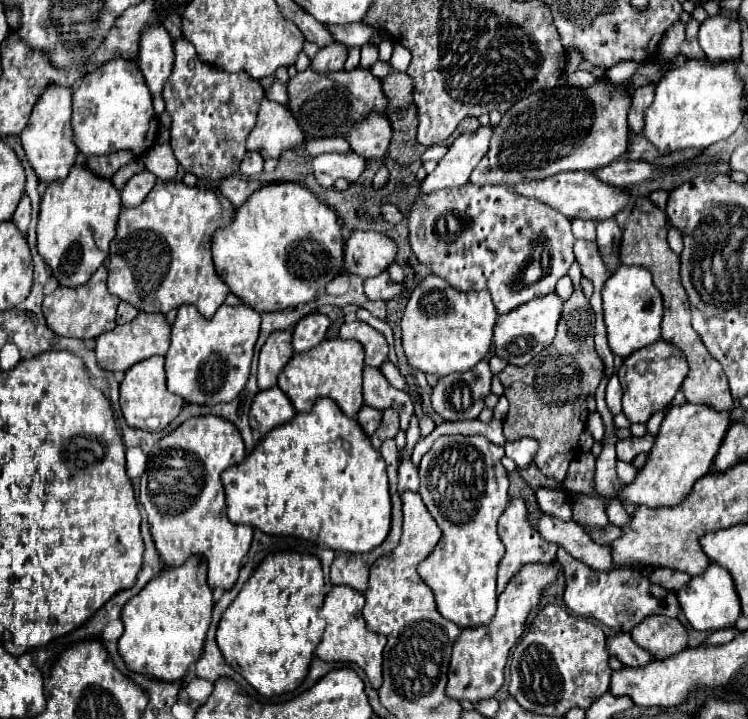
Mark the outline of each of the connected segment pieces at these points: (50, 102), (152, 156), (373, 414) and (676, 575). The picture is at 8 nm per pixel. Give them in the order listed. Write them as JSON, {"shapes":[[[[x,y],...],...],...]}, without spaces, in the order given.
{"shapes":[[[[61,85],[47,87],[39,97],[39,101],[35,103],[27,127],[19,135],[31,167],[35,169],[37,177],[47,183],[65,179],[77,159],[79,149],[73,141],[73,129],[71,129],[71,95],[73,95],[71,87]]],[[[155,143],[155,147],[151,147],[149,151],[145,151],[145,155],[141,157],[141,161],[161,181],[175,179],[175,175],[177,175],[179,163],[177,163],[177,159],[175,159],[173,149],[169,147],[169,143],[163,143],[163,145]]],[[[363,405],[361,409],[359,409],[359,413],[357,413],[357,421],[359,421],[359,425],[363,427],[363,431],[367,433],[367,435],[373,435],[375,431],[377,431],[377,427],[379,427],[379,423],[381,423],[381,411],[377,411],[377,409],[373,409],[373,407],[367,407],[367,405]]],[[[663,567],[663,569],[655,569],[653,573],[649,573],[649,581],[659,583],[661,587],[665,587],[669,591],[679,591],[679,589],[687,587],[687,583],[691,581],[691,577],[687,573],[671,571],[671,569]]]]}

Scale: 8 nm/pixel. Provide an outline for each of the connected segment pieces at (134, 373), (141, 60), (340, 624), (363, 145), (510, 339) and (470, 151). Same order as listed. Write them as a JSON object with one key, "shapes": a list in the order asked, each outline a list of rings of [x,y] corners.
{"shapes":[[[[149,357],[145,361],[135,363],[125,371],[125,379],[121,381],[121,411],[129,427],[143,431],[163,431],[181,411],[183,399],[171,393],[165,385],[165,357]]],[[[163,25],[143,31],[137,65],[143,71],[145,83],[153,97],[163,93],[163,87],[173,71],[173,61],[175,61],[175,49],[169,31]]],[[[337,585],[327,593],[323,609],[321,609],[321,615],[327,621],[327,627],[325,627],[321,643],[315,649],[315,655],[323,661],[351,661],[351,663],[357,663],[365,671],[373,689],[379,689],[381,683],[383,683],[383,677],[381,677],[383,657],[381,655],[383,655],[383,647],[385,647],[387,639],[385,639],[385,635],[377,635],[377,633],[371,633],[367,629],[367,625],[363,621],[363,615],[361,615],[363,605],[365,605],[363,593],[359,593],[351,587]]],[[[371,115],[371,119],[367,119],[367,123],[359,127],[359,131],[351,131],[347,139],[357,155],[365,159],[385,161],[391,143],[391,133],[391,123],[385,117],[379,119],[379,115]]],[[[549,293],[531,303],[525,303],[523,307],[517,307],[507,315],[499,315],[495,323],[495,335],[493,335],[495,353],[511,365],[527,365],[533,355],[541,353],[555,339],[563,305],[565,305],[565,299],[561,299],[557,293]]],[[[493,125],[479,127],[473,133],[461,135],[439,161],[437,169],[425,177],[421,191],[437,191],[445,187],[459,187],[469,181],[473,167],[487,155],[491,137],[495,133]]]]}

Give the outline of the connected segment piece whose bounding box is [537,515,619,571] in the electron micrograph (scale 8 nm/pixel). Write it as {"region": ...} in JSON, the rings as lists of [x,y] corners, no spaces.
{"region":[[[543,515],[537,529],[543,539],[563,547],[571,557],[583,561],[593,571],[611,571],[619,567],[611,559],[611,547],[593,543],[591,537],[575,521],[559,521],[555,517]]]}

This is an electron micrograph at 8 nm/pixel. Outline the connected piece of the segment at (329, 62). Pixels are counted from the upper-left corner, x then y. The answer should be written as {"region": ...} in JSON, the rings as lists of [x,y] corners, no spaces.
{"region":[[[333,43],[333,45],[327,45],[317,51],[317,55],[311,61],[311,69],[319,71],[319,73],[339,71],[339,69],[343,69],[345,59],[347,59],[347,47]]]}

